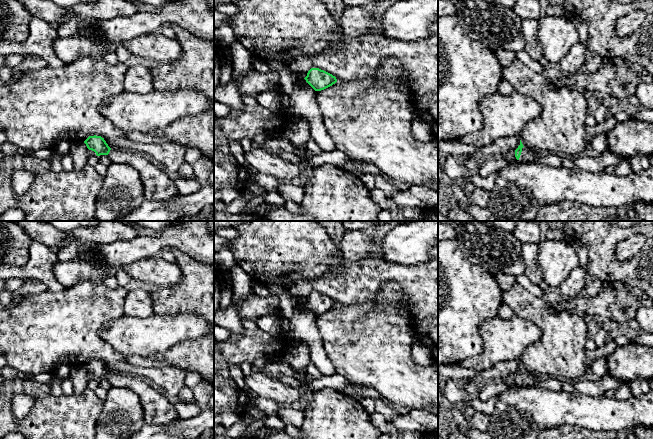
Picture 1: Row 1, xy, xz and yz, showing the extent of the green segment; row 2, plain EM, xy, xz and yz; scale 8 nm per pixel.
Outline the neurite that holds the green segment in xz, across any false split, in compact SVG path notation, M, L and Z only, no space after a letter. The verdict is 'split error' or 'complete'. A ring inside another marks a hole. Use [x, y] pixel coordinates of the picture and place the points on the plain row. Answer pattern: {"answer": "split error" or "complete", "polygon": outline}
{"answer": "complete", "polygon": "M311 292L304 303L315 315L324 314L337 306L335 300L319 292Z"}

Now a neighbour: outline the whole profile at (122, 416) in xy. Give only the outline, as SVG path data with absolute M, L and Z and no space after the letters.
M111 387L96 422L95 439L128 439L144 425L139 396L126 388Z

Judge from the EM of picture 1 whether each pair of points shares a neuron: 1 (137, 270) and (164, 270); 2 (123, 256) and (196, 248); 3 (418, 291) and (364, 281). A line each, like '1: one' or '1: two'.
1: one
2: one
3: one

